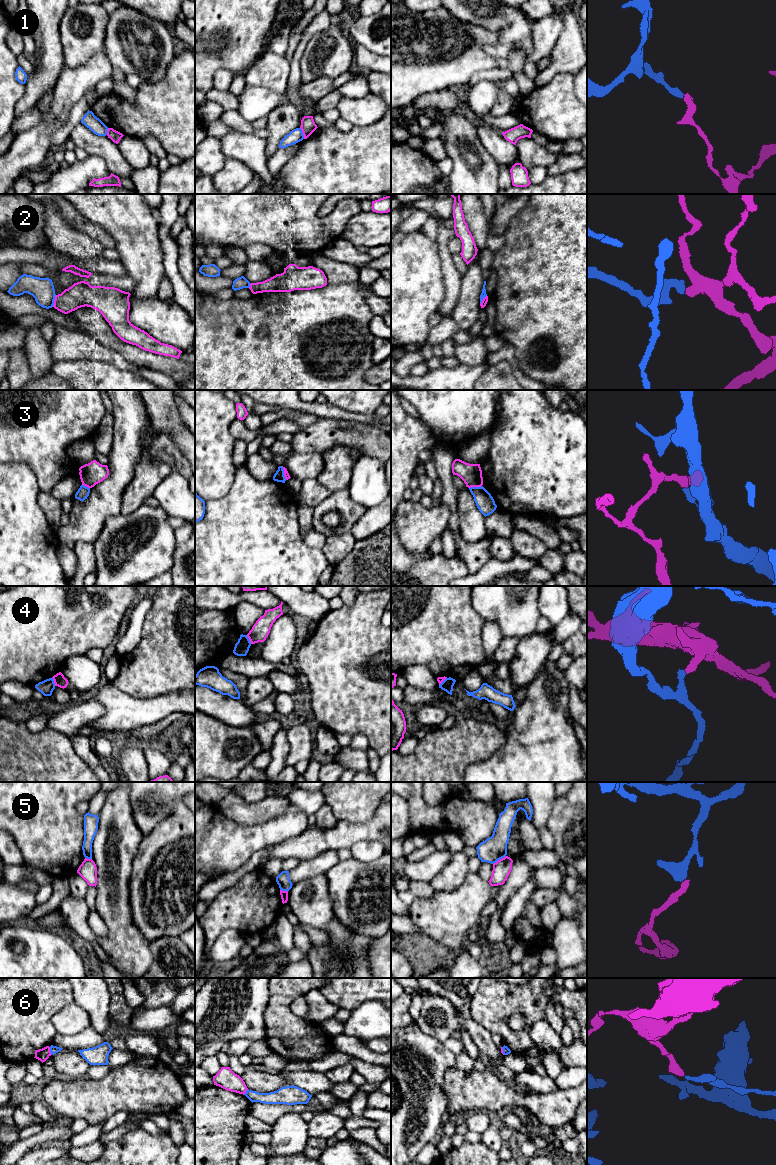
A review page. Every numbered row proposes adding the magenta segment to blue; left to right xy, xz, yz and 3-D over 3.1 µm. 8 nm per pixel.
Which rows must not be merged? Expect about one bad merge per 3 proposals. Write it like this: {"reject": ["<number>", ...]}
{"reject": ["1", "2", "3", "4", "5", "6"]}

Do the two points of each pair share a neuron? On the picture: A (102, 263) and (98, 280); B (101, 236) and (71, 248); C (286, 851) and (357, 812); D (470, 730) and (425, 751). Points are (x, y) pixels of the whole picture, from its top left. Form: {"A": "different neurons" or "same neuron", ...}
{"A": "different neurons", "B": "different neurons", "C": "different neurons", "D": "same neuron"}

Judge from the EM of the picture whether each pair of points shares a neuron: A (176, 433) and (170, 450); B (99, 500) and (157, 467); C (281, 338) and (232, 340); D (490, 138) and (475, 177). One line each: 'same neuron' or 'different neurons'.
A: different neurons
B: different neurons
C: same neuron
D: different neurons

